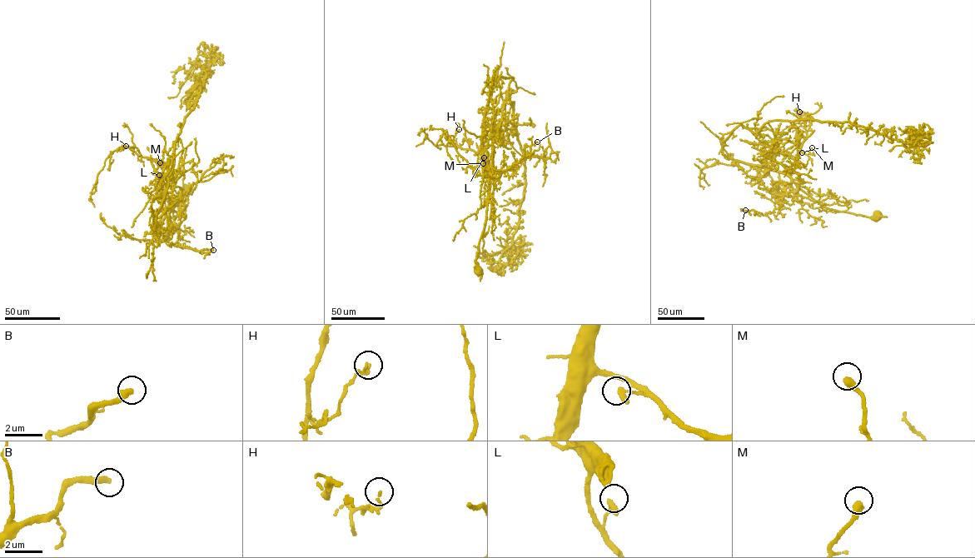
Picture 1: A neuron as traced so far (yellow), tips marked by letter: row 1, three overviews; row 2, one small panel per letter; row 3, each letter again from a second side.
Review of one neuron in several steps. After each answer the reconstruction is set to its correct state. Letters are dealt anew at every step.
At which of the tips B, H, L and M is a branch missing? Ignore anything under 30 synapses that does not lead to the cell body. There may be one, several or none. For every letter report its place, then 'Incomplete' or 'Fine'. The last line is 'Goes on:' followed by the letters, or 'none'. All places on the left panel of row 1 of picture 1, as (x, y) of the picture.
B: Place: (213, 250). Incomplete
H: Place: (126, 146). Fine
L: Place: (159, 175). Fine
M: Place: (160, 162). Fine
Goes on: B

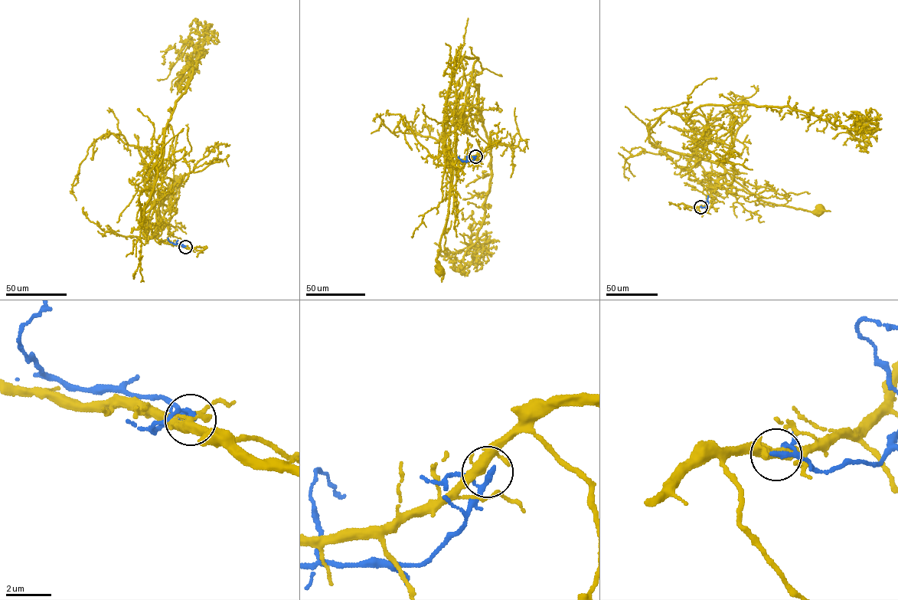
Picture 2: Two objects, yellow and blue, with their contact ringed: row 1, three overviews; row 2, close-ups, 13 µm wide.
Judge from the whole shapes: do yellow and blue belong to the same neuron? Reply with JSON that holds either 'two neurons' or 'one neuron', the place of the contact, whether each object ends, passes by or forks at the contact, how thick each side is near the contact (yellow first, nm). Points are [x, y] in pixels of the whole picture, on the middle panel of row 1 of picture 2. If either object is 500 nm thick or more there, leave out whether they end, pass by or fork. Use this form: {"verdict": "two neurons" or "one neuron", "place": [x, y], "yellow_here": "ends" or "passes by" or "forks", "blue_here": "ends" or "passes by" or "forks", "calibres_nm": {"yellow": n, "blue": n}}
{"verdict": "two neurons", "place": [475, 156], "yellow_here": "forks", "blue_here": "passes by", "calibres_nm": {"yellow": 320, "blue": 180}}

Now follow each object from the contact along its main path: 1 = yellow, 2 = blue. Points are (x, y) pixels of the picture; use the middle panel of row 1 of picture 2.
1: (475, 155), (457, 159), (448, 152), (453, 172), (448, 218), (436, 259), (442, 267), (439, 271)
2: (475, 156), (471, 161), (463, 162), (458, 156)

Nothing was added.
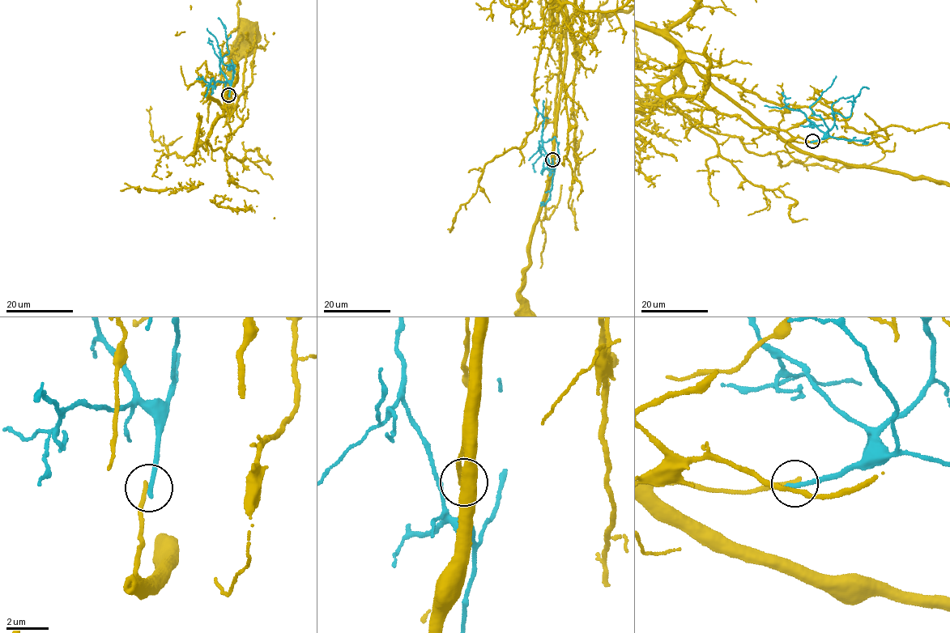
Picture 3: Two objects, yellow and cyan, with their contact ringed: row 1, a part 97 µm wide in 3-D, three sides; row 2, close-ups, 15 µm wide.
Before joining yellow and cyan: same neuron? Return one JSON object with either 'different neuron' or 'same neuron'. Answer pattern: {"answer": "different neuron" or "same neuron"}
{"answer": "different neuron"}

